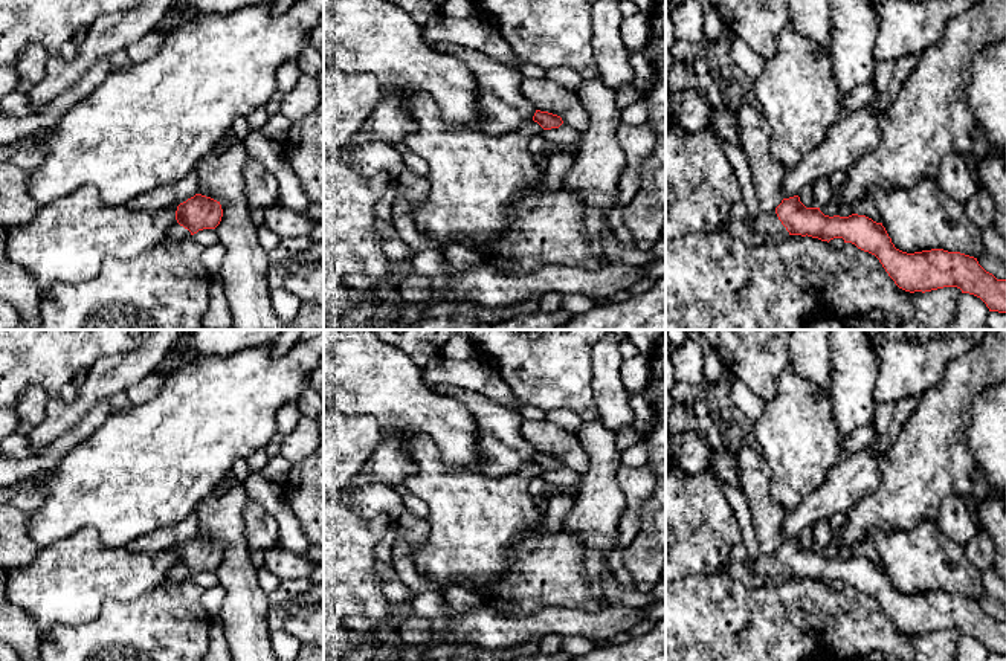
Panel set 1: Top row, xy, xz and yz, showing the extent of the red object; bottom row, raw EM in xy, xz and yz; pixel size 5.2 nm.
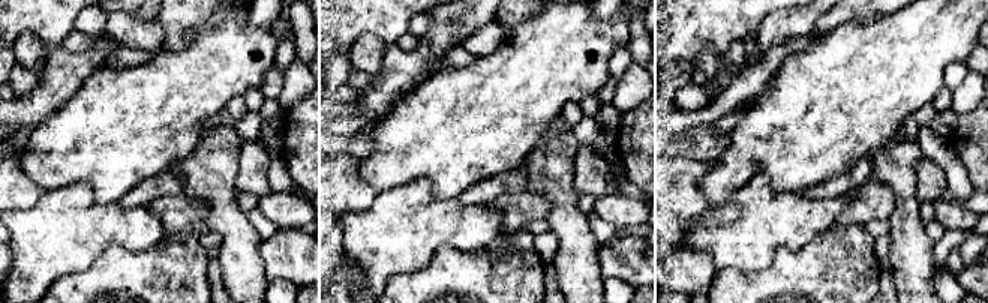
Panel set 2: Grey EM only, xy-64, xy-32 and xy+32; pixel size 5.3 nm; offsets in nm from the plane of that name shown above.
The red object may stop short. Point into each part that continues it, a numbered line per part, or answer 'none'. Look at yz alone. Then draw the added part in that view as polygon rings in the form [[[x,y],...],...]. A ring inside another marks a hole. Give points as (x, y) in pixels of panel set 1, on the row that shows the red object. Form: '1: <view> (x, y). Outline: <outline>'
1: yz (770, 225). Outline: [[[775,211],[769,214],[759,214],[756,218],[748,218],[748,224],[754,232],[783,240],[789,237],[789,232],[779,220]]]

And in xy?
1: xy (176, 231). Outline: [[[177,220],[173,223],[173,226],[168,231],[168,238],[169,240],[183,240],[186,237],[191,237],[191,232],[180,226]]]

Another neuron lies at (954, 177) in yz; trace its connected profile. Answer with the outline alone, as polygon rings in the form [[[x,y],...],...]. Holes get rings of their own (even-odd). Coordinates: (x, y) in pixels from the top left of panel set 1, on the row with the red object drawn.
[[[951,153],[943,157],[936,182],[948,197],[962,205],[982,189],[959,153]]]

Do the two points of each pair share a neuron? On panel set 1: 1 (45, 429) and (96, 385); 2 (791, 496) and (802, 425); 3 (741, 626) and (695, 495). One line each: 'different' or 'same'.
1: same
2: same
3: different

